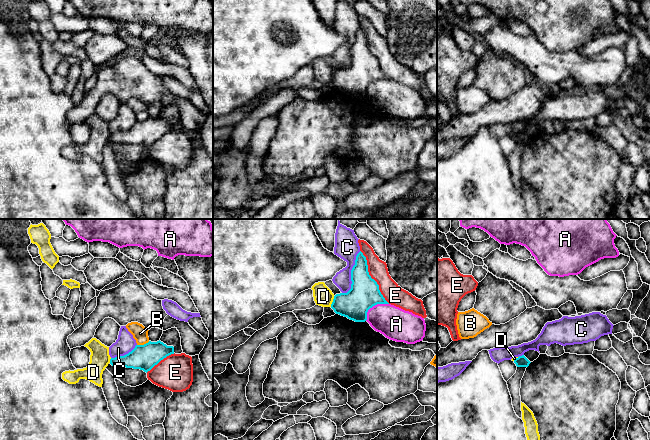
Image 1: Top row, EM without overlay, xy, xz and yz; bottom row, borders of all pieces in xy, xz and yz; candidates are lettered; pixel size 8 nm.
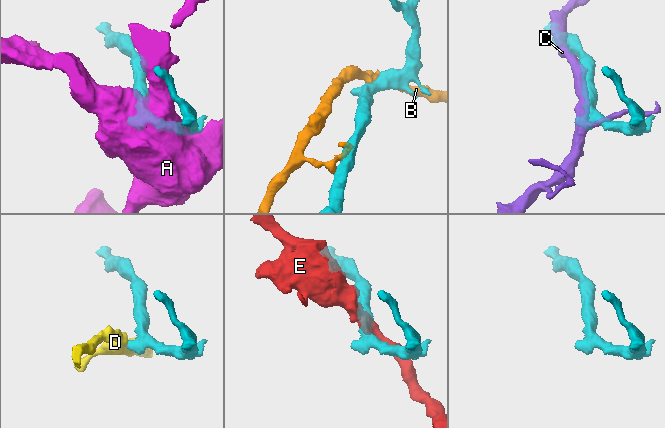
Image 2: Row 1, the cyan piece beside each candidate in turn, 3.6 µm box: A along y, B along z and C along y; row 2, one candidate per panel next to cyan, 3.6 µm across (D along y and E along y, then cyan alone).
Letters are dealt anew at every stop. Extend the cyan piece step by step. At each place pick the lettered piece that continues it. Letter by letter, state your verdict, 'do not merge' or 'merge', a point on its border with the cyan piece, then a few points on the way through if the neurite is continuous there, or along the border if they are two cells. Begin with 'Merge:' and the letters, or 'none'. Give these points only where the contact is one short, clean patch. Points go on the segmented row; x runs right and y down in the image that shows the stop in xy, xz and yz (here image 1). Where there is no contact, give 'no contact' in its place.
Merge: none
A: do not merge; contact xz (373, 305)
B: do not merge; contact xy (144, 344)
C: do not merge; contact xz (351, 274)
D: do not merge; contact xz (333, 301); border xz (334, 296), (330, 306)
E: do not merge; contact xz (370, 277)

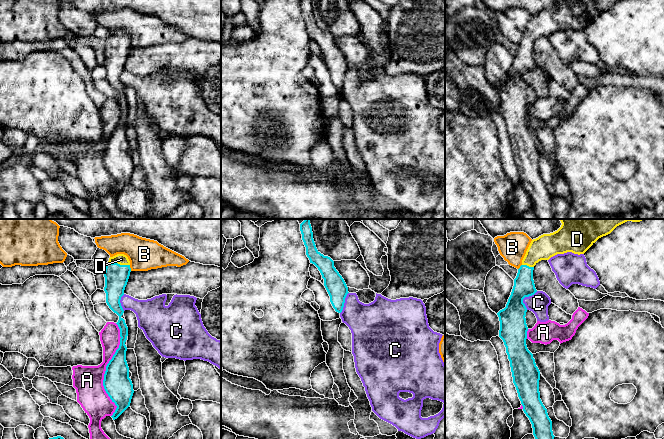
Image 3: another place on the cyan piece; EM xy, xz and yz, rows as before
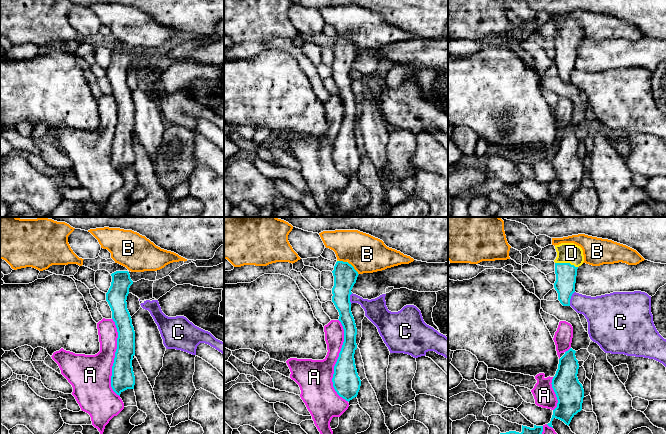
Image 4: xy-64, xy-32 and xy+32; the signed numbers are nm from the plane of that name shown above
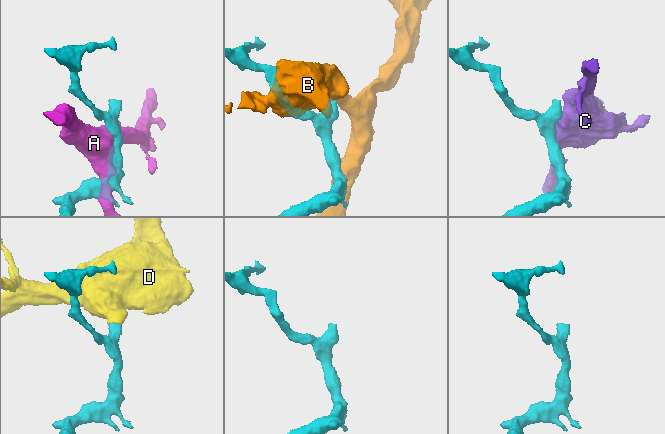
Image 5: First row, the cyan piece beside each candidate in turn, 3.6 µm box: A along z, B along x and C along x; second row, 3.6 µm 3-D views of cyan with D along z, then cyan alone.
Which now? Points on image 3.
Merge: D
A: do not merge; contact xy (106, 370)
B: do not merge; contact xy (130, 268); border xy (129, 265), (131, 270)
C: do not merge; contact yz (525, 296); border yz (537, 291), (523, 299), (526, 309)
D: merge; contact xy (119, 264); way xy (116, 276), (119, 264), (121, 259)

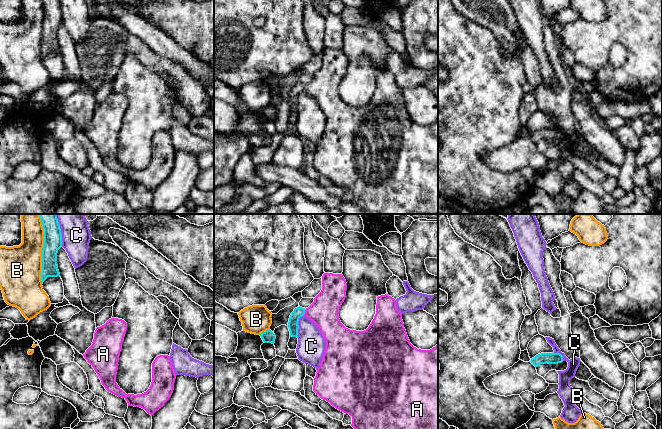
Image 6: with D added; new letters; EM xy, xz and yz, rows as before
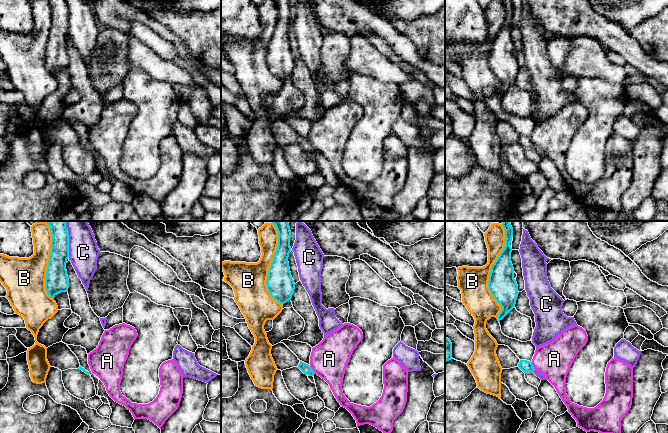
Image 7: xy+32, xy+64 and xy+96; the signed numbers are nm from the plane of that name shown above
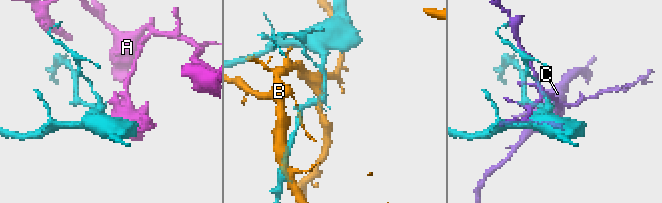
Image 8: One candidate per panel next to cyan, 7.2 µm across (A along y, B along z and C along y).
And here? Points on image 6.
Merge: none
A: do not merge; contact xz (304, 312); border xz (306, 309), (303, 315)
B: do not merge; contact xy (42, 249)
C: do not merge; contact xy (60, 230)

